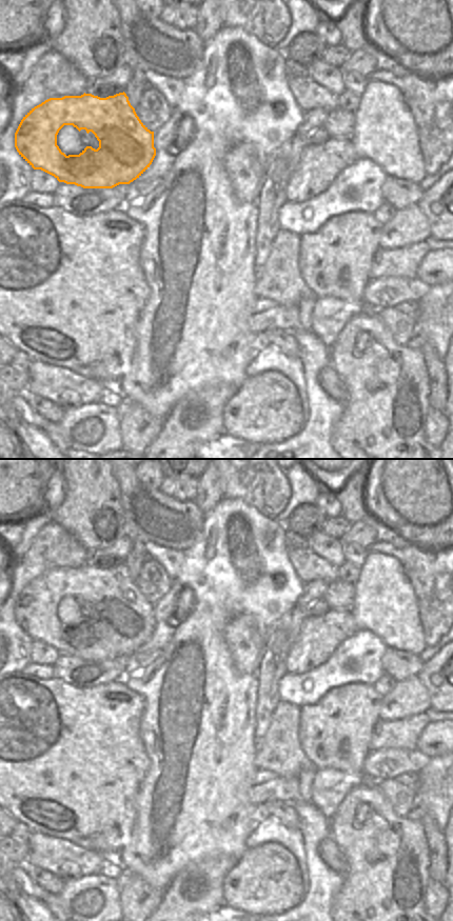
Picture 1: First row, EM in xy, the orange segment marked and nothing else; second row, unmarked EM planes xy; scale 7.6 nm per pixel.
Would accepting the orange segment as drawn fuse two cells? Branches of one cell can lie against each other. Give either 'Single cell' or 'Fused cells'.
Single cell.

